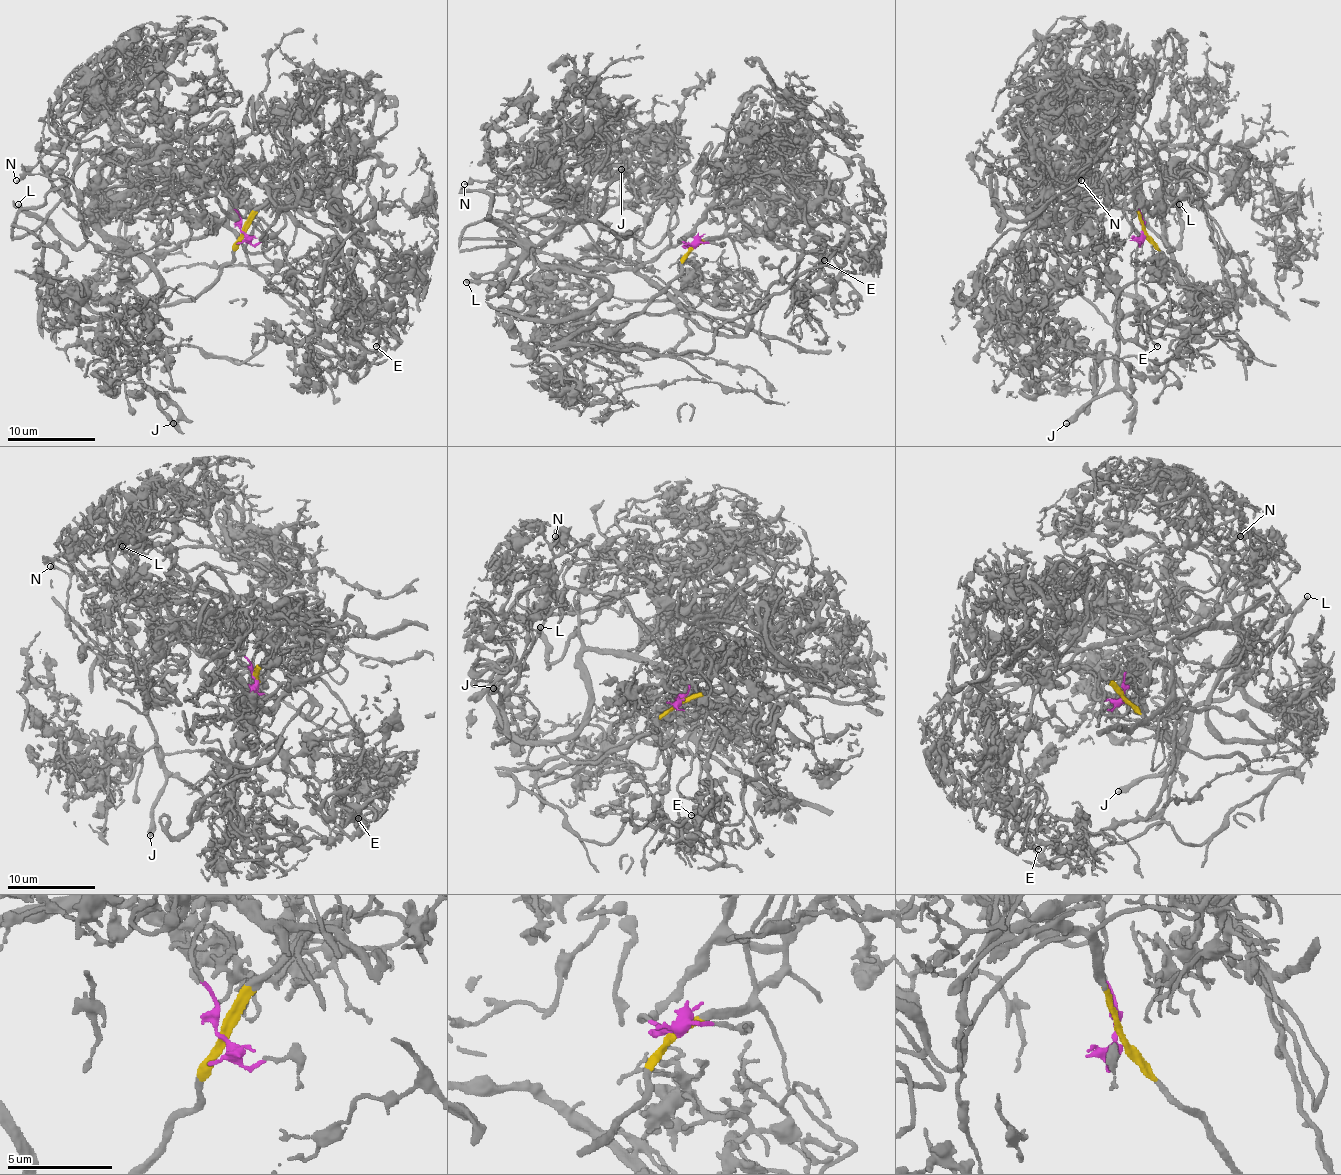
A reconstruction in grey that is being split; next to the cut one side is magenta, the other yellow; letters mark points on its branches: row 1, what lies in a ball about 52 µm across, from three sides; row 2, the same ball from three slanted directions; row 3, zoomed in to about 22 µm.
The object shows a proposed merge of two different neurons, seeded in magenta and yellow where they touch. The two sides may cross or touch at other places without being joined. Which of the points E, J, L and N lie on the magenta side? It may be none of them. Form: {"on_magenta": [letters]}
{"on_magenta": ["J", "L", "N"]}

